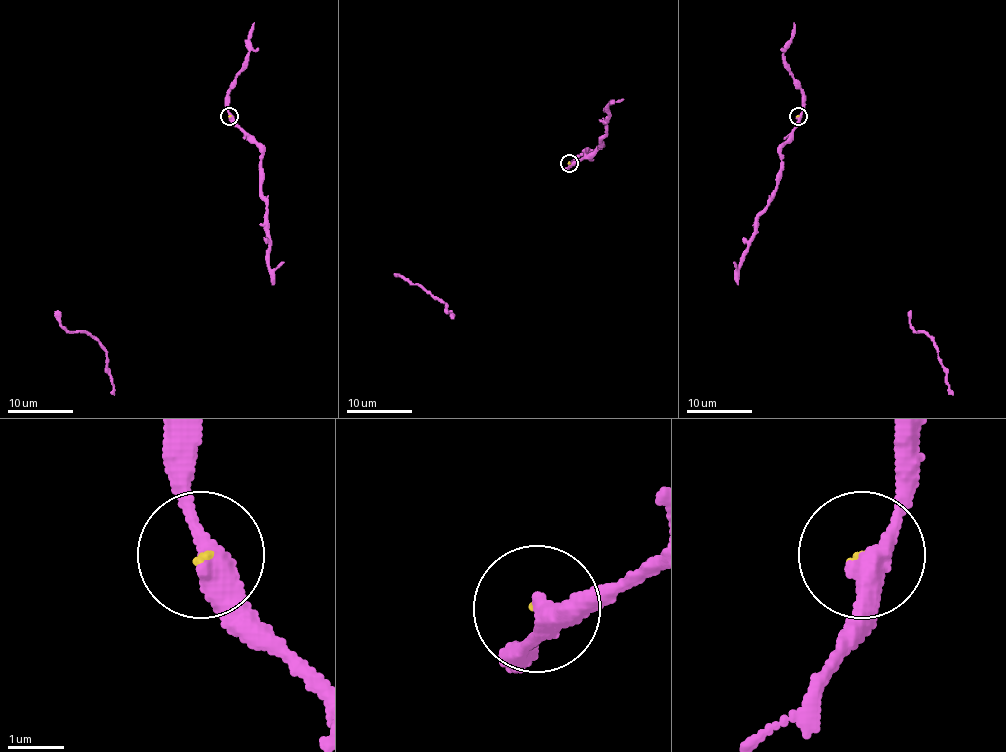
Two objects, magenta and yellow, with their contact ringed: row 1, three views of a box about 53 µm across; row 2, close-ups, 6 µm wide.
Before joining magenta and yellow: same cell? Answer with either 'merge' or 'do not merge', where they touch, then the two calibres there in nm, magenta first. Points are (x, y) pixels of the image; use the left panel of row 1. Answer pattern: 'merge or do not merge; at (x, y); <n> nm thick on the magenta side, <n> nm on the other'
do not merge; at (229, 116); 360 nm thick on the magenta side, 70 nm on the other

